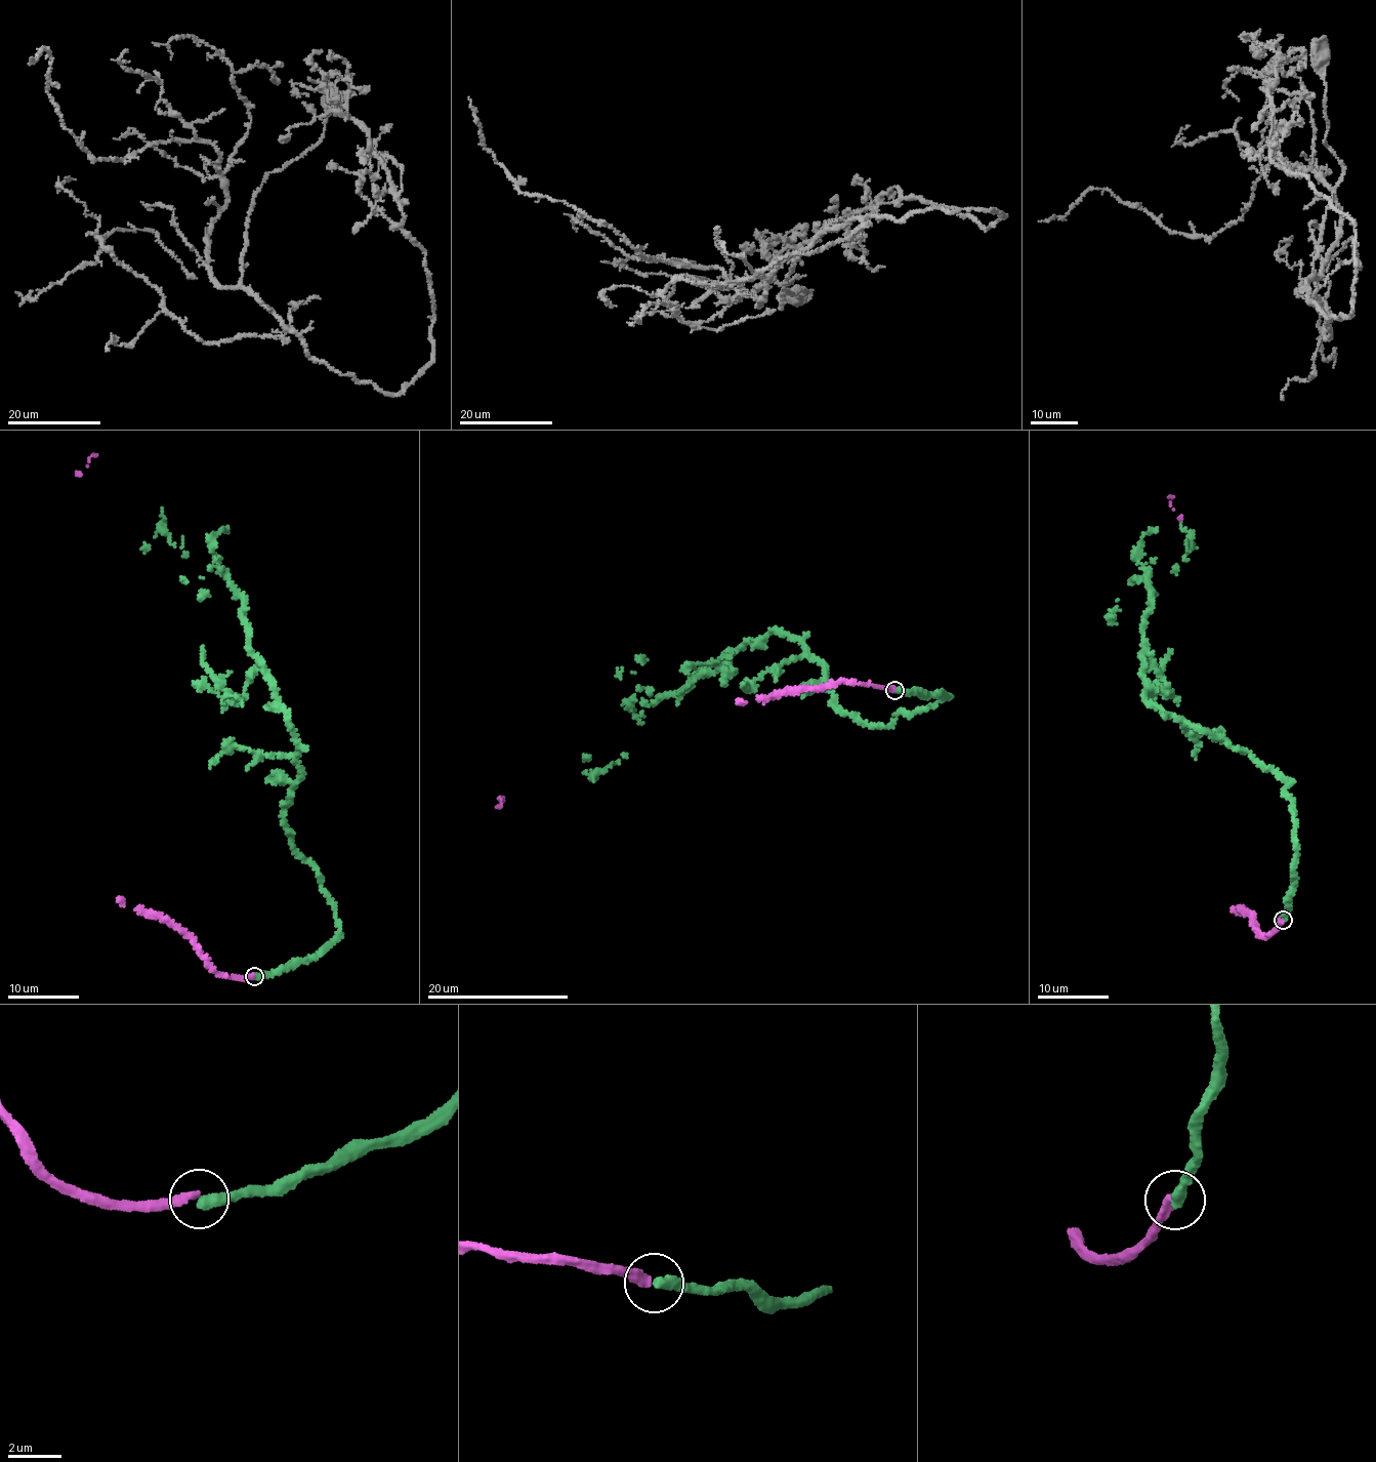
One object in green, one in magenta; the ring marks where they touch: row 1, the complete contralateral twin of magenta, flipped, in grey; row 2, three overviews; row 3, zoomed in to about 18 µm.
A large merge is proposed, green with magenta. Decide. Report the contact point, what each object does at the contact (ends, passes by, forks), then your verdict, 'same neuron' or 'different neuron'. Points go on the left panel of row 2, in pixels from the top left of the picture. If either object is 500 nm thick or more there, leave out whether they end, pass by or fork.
at (254, 976); green ends there; magenta ends there; different neuron

